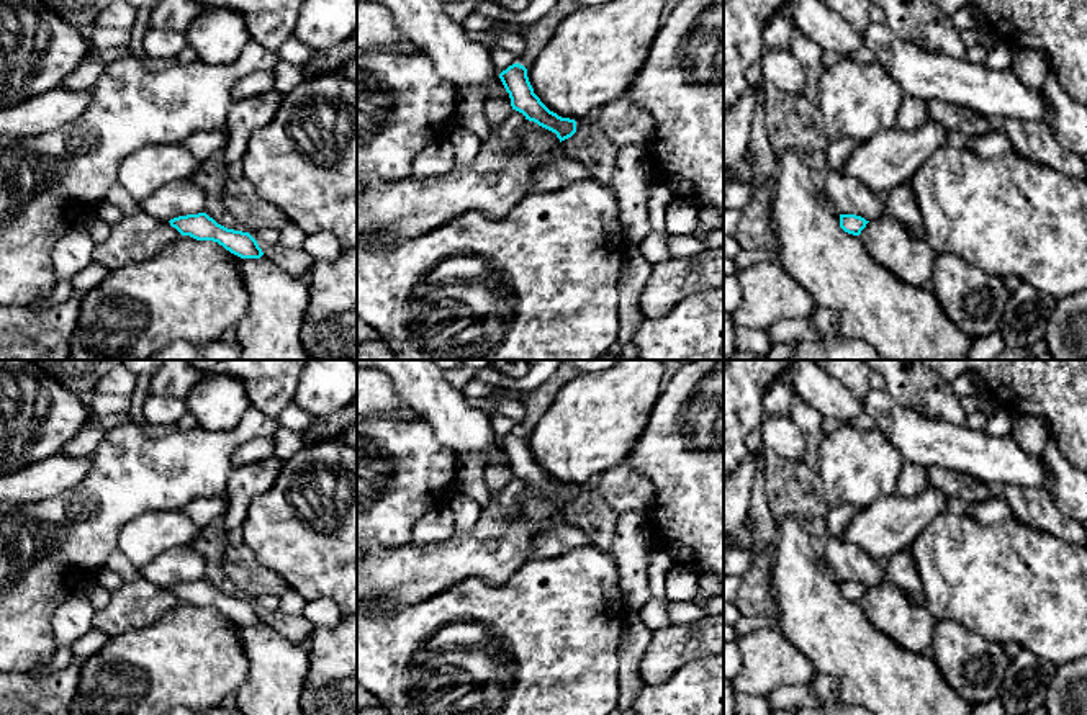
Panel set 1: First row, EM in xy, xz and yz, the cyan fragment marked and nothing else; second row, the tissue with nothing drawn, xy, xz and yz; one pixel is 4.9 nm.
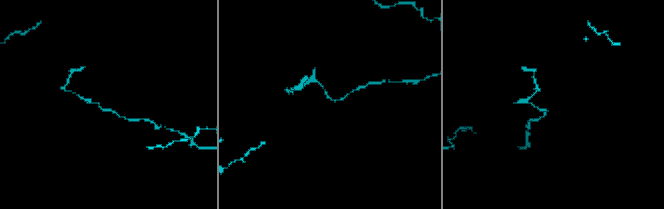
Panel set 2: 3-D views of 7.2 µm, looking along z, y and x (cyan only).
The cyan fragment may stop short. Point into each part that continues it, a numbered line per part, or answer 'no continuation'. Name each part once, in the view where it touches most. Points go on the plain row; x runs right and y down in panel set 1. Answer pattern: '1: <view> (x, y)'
no continuation

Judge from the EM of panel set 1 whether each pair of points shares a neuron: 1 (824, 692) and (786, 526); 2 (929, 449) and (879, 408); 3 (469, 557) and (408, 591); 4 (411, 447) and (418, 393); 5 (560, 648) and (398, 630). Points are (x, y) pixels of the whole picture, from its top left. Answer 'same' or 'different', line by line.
1: different
2: same
3: same
4: different
5: same

